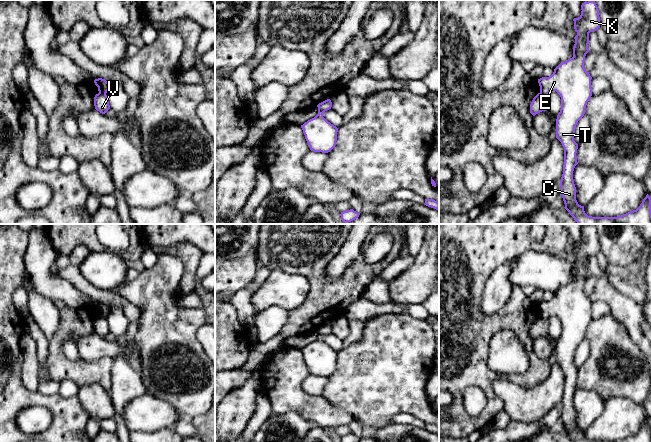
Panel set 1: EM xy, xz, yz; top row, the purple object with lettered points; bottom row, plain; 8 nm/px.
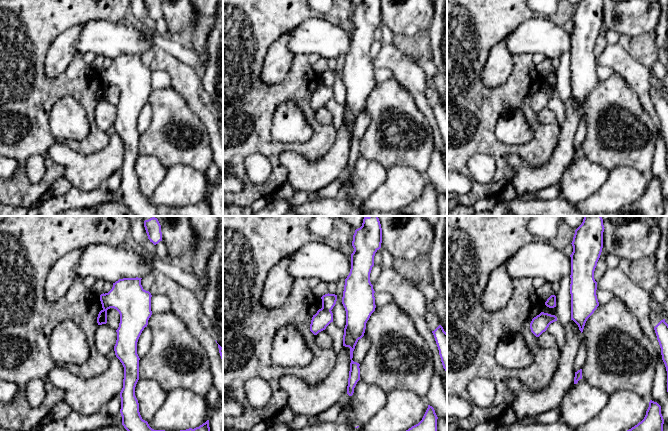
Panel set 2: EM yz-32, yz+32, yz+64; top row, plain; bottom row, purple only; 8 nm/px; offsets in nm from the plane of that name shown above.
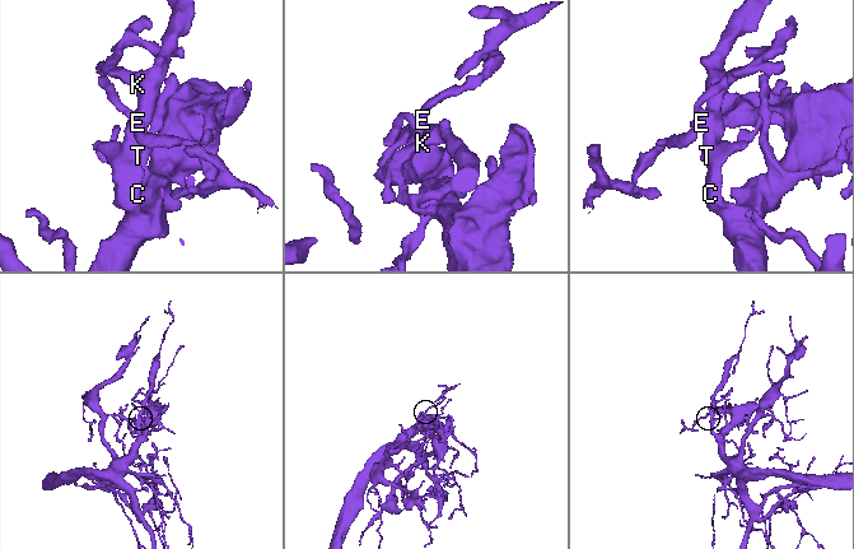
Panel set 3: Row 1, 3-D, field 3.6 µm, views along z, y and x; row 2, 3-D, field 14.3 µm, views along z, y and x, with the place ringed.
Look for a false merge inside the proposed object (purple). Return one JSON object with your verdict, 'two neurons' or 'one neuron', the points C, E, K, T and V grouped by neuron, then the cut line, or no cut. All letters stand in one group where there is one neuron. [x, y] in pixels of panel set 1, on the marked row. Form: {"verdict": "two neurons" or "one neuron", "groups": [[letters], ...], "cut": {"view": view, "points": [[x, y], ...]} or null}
{"verdict": "two neurons", "groups": [["C", "E", "K", "T"], ["V"]], "cut": {"view": "yz", "points": [[540, 92], [547, 94]]}}

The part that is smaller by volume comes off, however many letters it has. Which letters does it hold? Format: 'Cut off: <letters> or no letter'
Cut off: V

